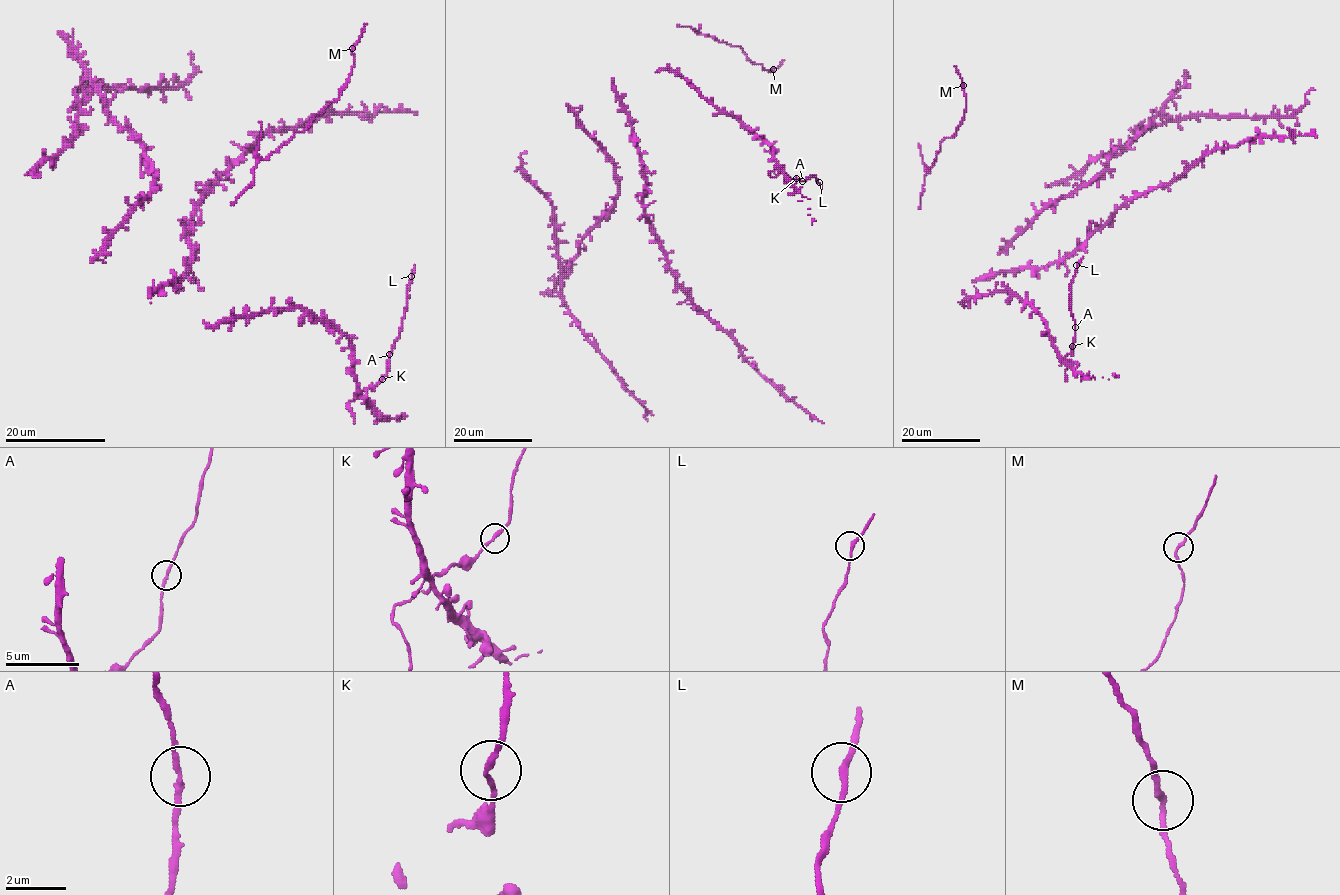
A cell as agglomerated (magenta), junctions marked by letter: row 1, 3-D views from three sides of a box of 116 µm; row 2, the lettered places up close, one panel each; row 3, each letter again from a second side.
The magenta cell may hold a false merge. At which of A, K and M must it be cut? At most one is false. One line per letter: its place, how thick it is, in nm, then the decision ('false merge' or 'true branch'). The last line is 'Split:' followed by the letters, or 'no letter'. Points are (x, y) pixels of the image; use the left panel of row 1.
A: at (389, 354); 190 nm thick; true branch
K: at (382, 379); 190 nm thick; true branch
M: at (352, 48); 190 nm thick; true branch
Split: no letter

